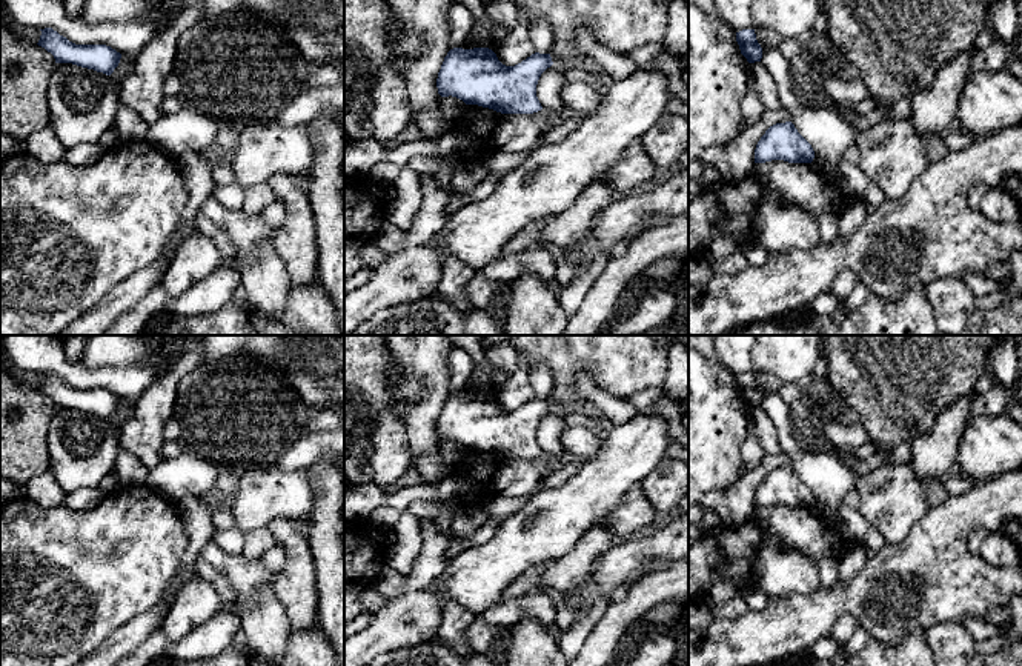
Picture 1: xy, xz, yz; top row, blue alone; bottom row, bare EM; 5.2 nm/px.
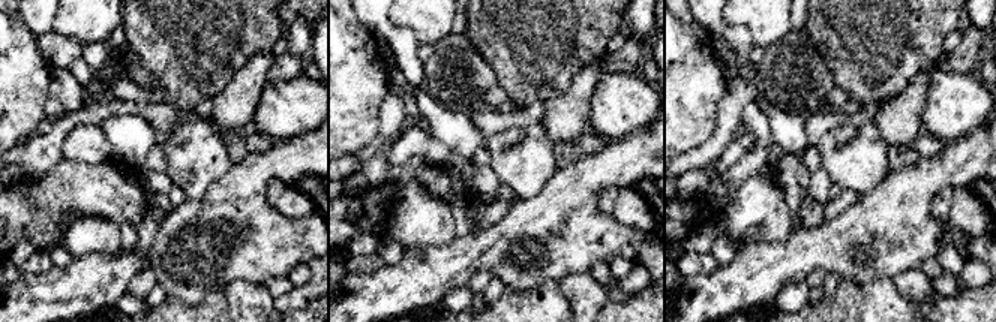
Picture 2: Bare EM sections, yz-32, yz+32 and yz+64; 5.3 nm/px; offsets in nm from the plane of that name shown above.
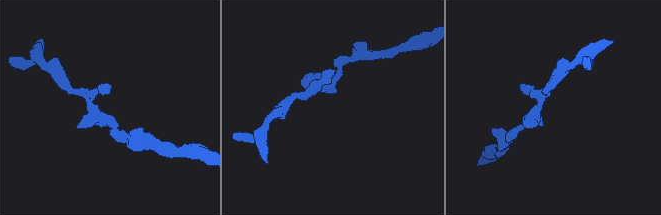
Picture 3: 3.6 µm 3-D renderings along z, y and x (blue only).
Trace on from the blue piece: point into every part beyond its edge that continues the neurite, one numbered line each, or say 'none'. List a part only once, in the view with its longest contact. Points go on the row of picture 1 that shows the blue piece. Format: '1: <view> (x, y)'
none

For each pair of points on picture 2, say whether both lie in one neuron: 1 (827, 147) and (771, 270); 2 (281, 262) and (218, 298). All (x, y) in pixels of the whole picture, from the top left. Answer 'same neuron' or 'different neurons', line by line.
1: different neurons
2: different neurons

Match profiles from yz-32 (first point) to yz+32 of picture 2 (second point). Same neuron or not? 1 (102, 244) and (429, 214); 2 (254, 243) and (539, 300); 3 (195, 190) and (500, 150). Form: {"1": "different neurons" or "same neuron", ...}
{"1": "same neuron", "2": "different neurons", "3": "same neuron"}

